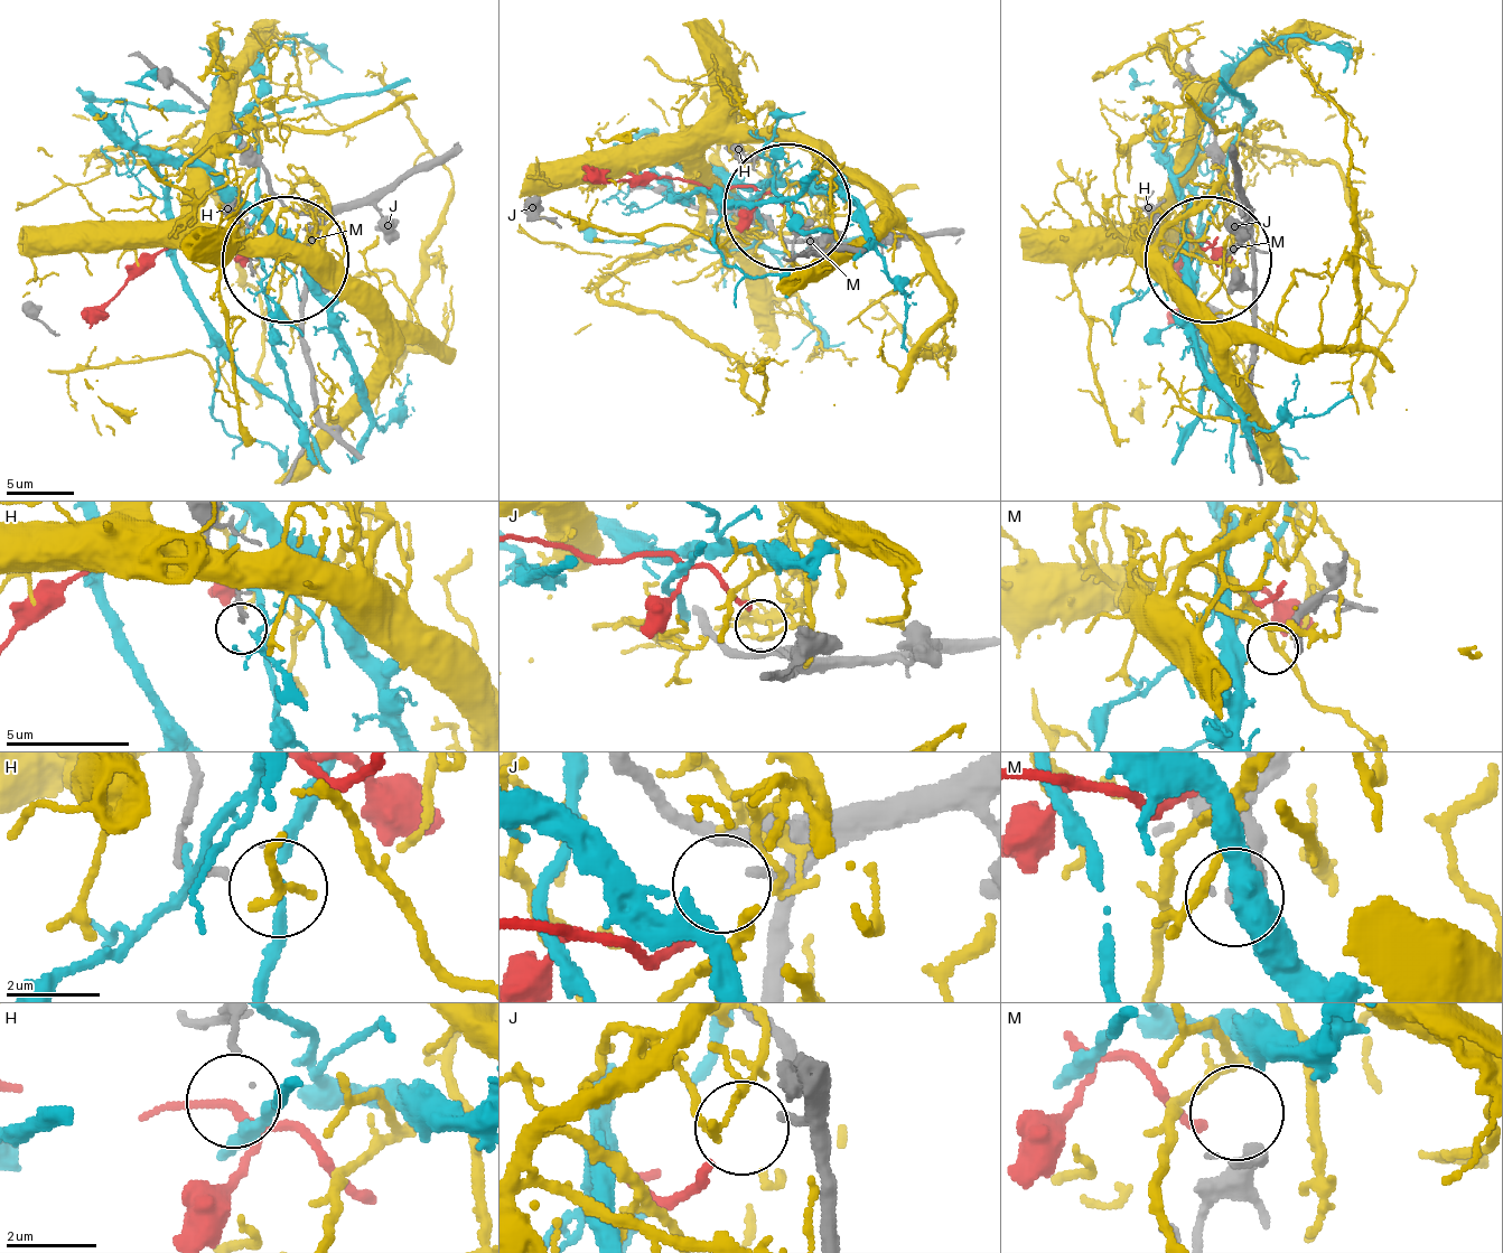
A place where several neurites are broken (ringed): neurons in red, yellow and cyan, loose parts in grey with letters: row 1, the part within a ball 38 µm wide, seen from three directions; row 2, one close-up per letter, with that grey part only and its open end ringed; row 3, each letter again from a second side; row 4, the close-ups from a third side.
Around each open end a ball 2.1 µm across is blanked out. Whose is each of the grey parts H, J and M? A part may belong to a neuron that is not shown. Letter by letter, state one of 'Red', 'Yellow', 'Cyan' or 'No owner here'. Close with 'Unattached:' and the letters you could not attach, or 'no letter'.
H: No owner here
J: Red
M: Cyan
Unattached: H

